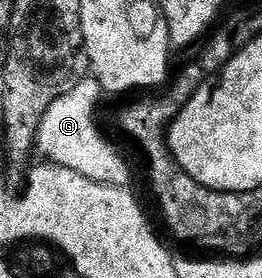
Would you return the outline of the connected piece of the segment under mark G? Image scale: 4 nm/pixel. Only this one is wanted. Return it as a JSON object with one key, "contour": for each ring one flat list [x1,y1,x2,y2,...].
{"contour":[[87,76,72,88,72,92,64,92,48,112,44,112,44,120,40,124,37,149,42,150,42,158,64,168,72,168,93,182,105,182,108,186,129,187,130,166,122,159,122,154,102,135,98,122,94,117,98,114,98,101,104,98,104,91,98,79]]}

